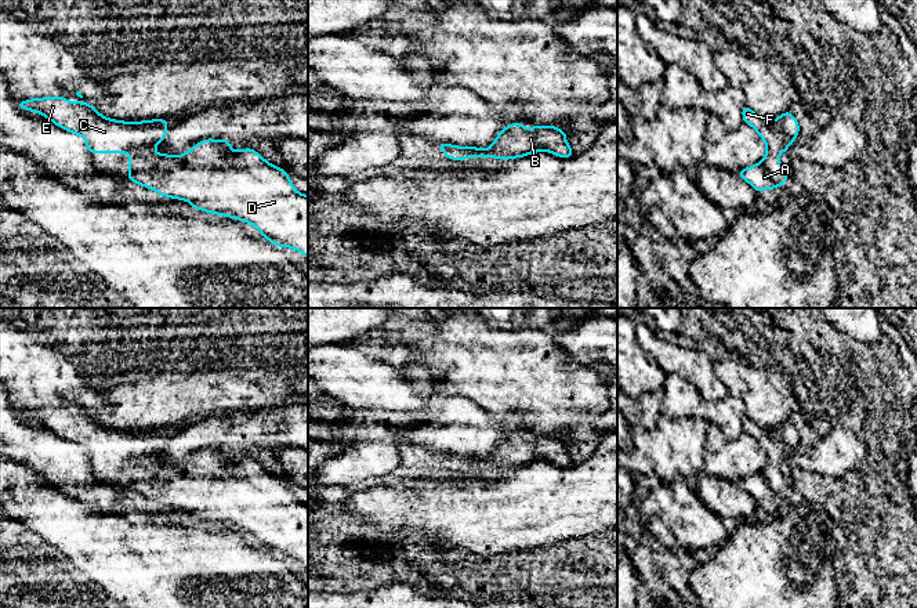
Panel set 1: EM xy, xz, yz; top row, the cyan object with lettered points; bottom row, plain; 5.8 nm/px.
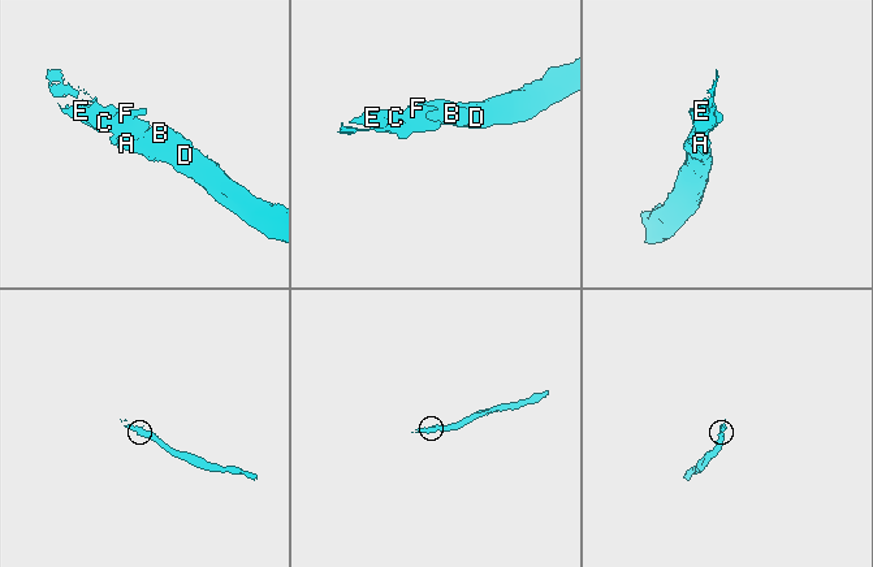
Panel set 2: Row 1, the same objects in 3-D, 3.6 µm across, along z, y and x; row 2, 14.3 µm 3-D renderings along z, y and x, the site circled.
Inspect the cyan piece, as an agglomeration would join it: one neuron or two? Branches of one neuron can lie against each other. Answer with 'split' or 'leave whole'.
leave whole

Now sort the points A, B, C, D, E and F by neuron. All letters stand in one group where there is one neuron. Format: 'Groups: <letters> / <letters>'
Groups: A B C D E F

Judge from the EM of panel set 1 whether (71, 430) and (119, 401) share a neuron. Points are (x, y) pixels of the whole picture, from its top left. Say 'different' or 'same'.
different

